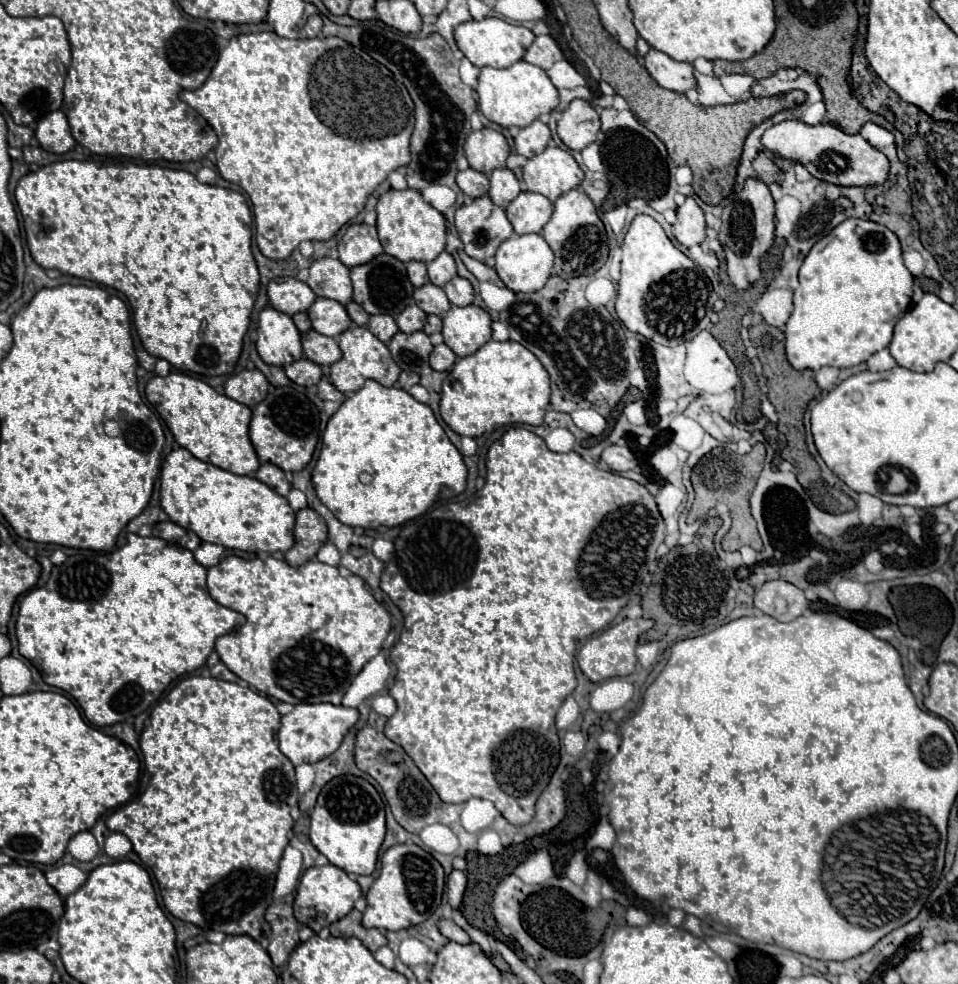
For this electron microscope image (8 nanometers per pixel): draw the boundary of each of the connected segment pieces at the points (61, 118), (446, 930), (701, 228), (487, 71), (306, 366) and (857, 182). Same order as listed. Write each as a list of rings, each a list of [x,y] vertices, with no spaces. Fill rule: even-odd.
[[[55,110],[55,112],[49,112],[47,116],[43,116],[37,122],[35,136],[37,136],[41,148],[47,152],[53,152],[53,154],[69,152],[75,146],[67,116],[61,110]]]
[[[443,918],[443,920],[439,922],[439,930],[441,930],[441,934],[447,936],[449,940],[455,940],[455,942],[471,942],[469,936],[467,936],[467,932],[465,932],[463,928],[459,928],[453,920]]]
[[[689,196],[683,206],[677,208],[677,222],[673,234],[683,246],[695,246],[705,240],[705,218],[699,204]]]
[[[519,60],[513,66],[503,68],[503,70],[489,68],[489,66],[481,68],[477,94],[479,94],[479,110],[491,122],[495,122],[503,128],[529,126],[533,120],[549,114],[559,104],[557,88],[553,86],[553,82],[545,74],[545,70],[541,70],[539,66],[533,66],[525,60]]]
[[[301,358],[301,360],[285,366],[285,374],[287,374],[287,378],[291,378],[295,384],[301,384],[301,386],[317,384],[323,376],[321,366],[307,360],[307,358]]]
[[[785,120],[765,130],[763,146],[781,158],[801,162],[815,178],[837,186],[875,186],[889,176],[889,160],[883,152],[873,148],[861,134],[845,134],[833,124],[809,126],[799,120]]]

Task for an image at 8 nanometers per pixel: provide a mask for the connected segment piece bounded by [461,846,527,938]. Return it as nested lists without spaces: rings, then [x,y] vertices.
[[[505,848],[501,854],[495,854],[495,856],[485,856],[485,854],[479,854],[479,852],[467,852],[467,890],[465,890],[465,898],[463,898],[463,904],[461,904],[461,914],[467,918],[467,922],[487,934],[493,934],[495,938],[501,938],[501,932],[497,928],[497,922],[493,918],[493,912],[491,912],[491,902],[493,902],[493,892],[501,880],[501,876],[505,878],[507,874],[511,874],[515,870],[515,866],[519,864],[519,858],[525,860],[525,852],[521,848]]]

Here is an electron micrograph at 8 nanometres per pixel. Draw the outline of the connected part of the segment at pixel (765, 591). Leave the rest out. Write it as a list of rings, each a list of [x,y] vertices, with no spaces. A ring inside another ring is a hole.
[[[771,580],[771,582],[765,582],[755,592],[755,606],[761,612],[781,622],[791,622],[809,608],[809,602],[801,588],[785,580]]]

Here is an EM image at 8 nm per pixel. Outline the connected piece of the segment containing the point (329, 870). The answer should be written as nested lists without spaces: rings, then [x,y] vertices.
[[[333,864],[313,866],[313,868],[303,872],[303,878],[299,882],[295,904],[293,904],[295,918],[301,924],[309,926],[313,932],[319,932],[321,928],[341,920],[343,916],[347,916],[353,910],[355,900],[361,898],[361,896],[363,896],[361,886],[353,878],[349,878],[349,874],[343,872],[341,868],[337,868]]]

